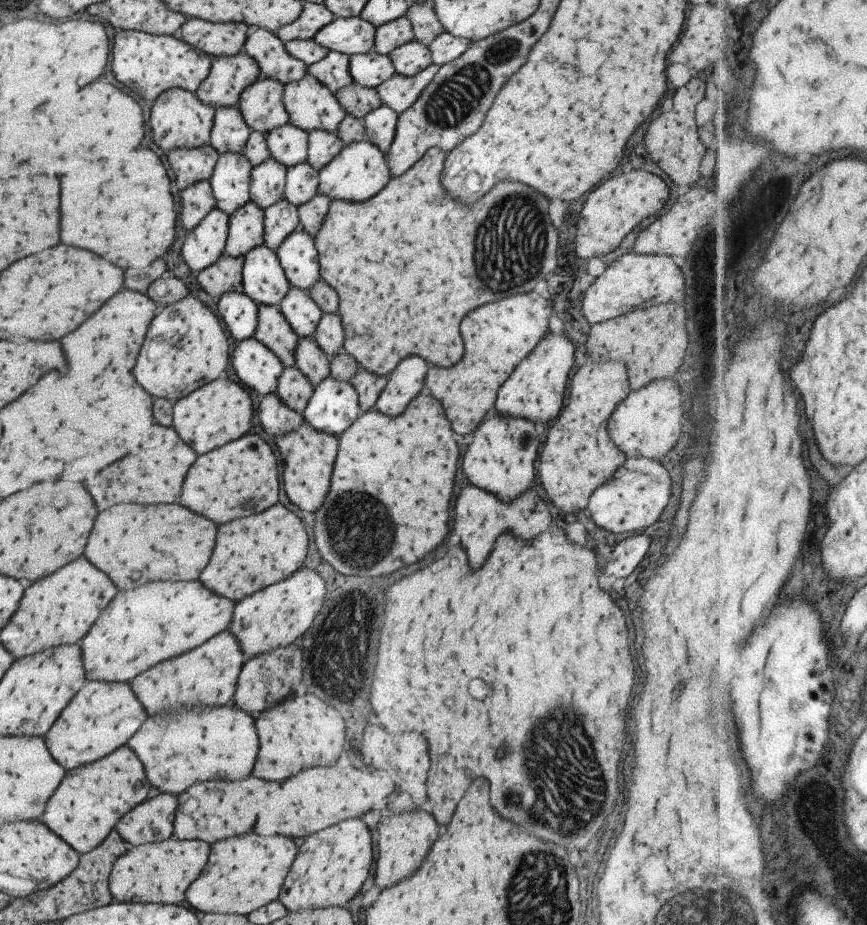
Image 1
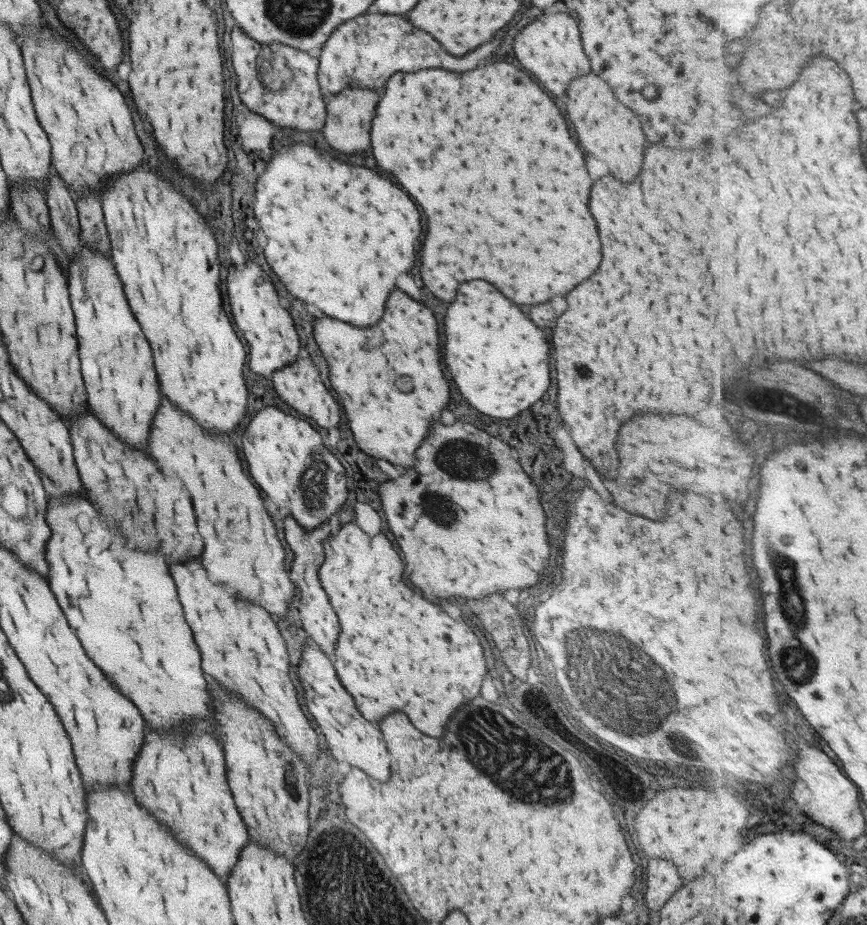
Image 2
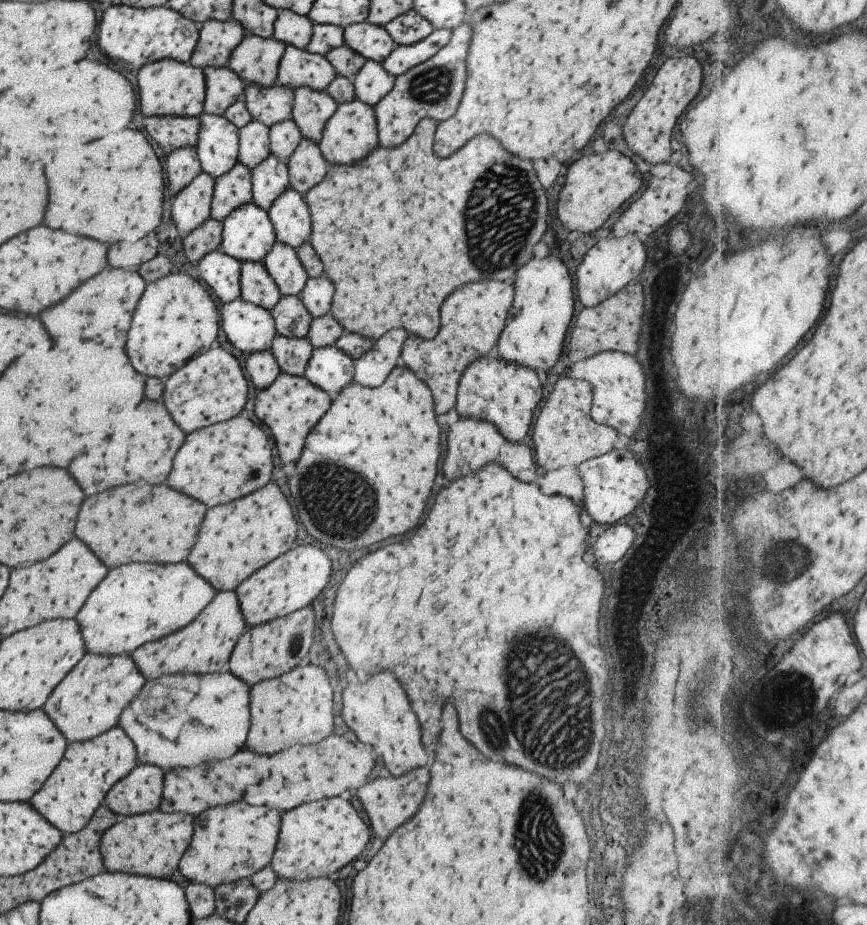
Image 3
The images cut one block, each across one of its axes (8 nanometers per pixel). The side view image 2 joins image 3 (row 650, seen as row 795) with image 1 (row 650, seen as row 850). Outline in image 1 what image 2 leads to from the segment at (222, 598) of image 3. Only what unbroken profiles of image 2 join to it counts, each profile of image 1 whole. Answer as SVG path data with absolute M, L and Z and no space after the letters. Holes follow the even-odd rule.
M227 630L206 640L197 648L159 662L149 668L131 682L135 698L151 714L163 714L163 710L177 712L179 708L195 708L195 706L225 706L235 690L239 671L245 661L235 637Z

